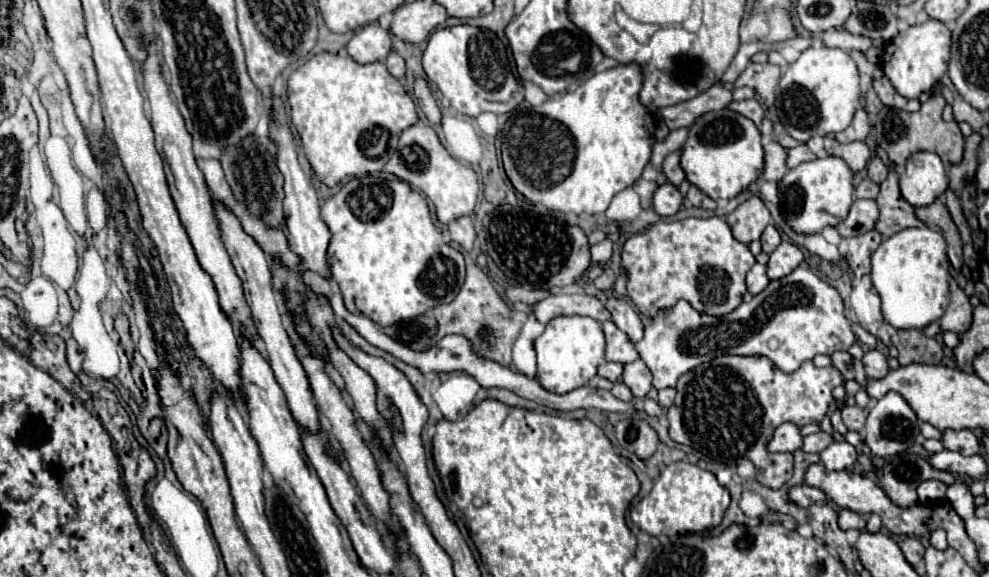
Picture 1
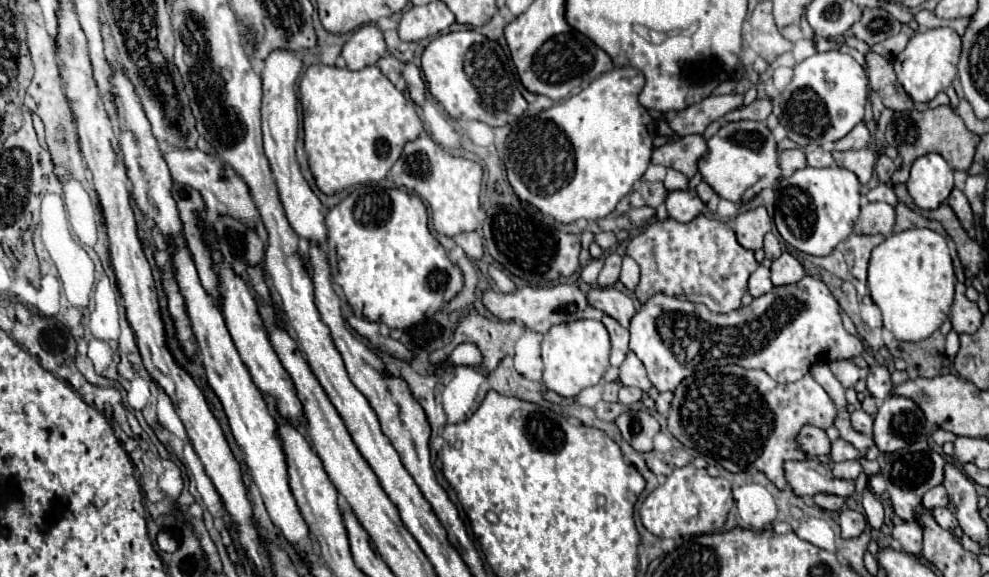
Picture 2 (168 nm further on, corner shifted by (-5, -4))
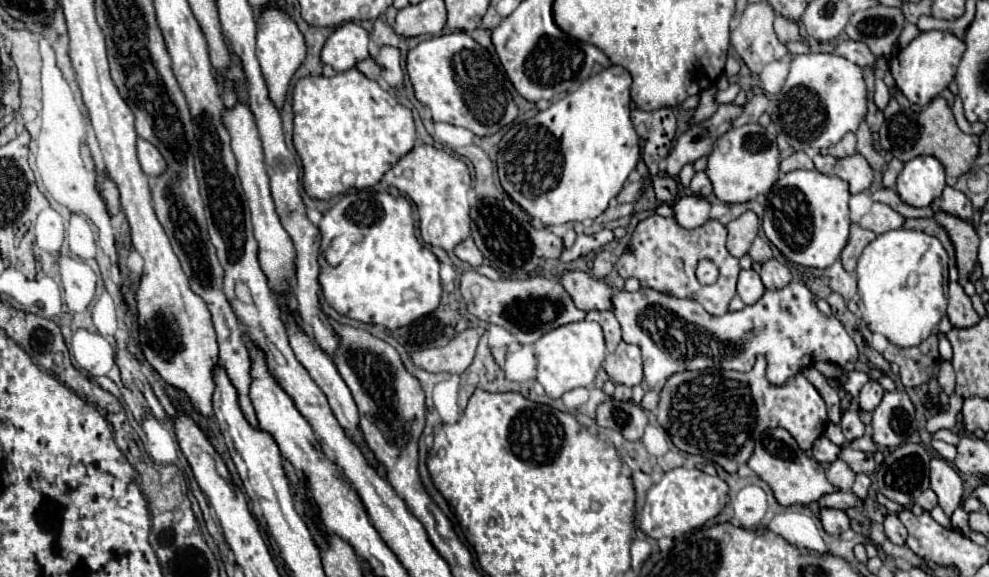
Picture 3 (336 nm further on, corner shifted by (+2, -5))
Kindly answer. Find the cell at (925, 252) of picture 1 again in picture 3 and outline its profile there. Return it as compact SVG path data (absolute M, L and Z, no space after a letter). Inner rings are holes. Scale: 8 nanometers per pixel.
M896 229L896 231L882 233L872 243L868 243L856 267L860 311L862 311L862 319L866 321L868 329L872 333L884 335L890 343L898 347L916 347L924 339L928 339L936 331L942 315L946 313L948 302L944 286L949 283L948 261L949 257L942 243L936 237L930 237L922 231Z

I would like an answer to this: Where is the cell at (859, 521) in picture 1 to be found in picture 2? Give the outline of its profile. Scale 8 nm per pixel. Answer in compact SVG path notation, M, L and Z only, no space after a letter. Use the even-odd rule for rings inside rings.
M843 510L841 516L839 516L839 526L841 526L841 536L843 538L857 538L863 534L865 526L867 526L867 520L861 512L855 512L855 510Z

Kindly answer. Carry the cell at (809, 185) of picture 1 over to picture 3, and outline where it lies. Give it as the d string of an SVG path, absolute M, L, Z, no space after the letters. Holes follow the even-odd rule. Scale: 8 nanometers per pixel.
M816 169L784 173L768 193L762 229L770 243L774 243L788 261L804 267L826 269L840 257L848 243L852 223L848 199L848 185L836 175L830 177Z

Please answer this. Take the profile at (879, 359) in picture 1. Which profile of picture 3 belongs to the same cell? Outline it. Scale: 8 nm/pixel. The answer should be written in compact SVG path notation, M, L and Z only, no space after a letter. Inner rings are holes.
M868 381L862 391L860 391L860 397L858 397L858 403L860 403L860 409L862 411L874 411L878 407L878 403L882 401L882 395L884 395L884 389L876 383L876 381Z

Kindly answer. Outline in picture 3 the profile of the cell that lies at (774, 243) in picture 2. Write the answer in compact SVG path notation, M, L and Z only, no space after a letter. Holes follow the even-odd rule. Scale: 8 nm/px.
M756 237L754 243L752 243L752 247L750 247L750 253L748 255L752 257L752 261L764 263L764 261L772 259L772 249L770 249L768 241L764 241L762 237Z

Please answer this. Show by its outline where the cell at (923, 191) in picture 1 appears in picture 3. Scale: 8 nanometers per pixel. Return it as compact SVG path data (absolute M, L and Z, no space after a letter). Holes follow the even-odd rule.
M916 157L904 165L898 175L896 189L904 203L912 207L928 207L946 187L944 167L936 157Z

